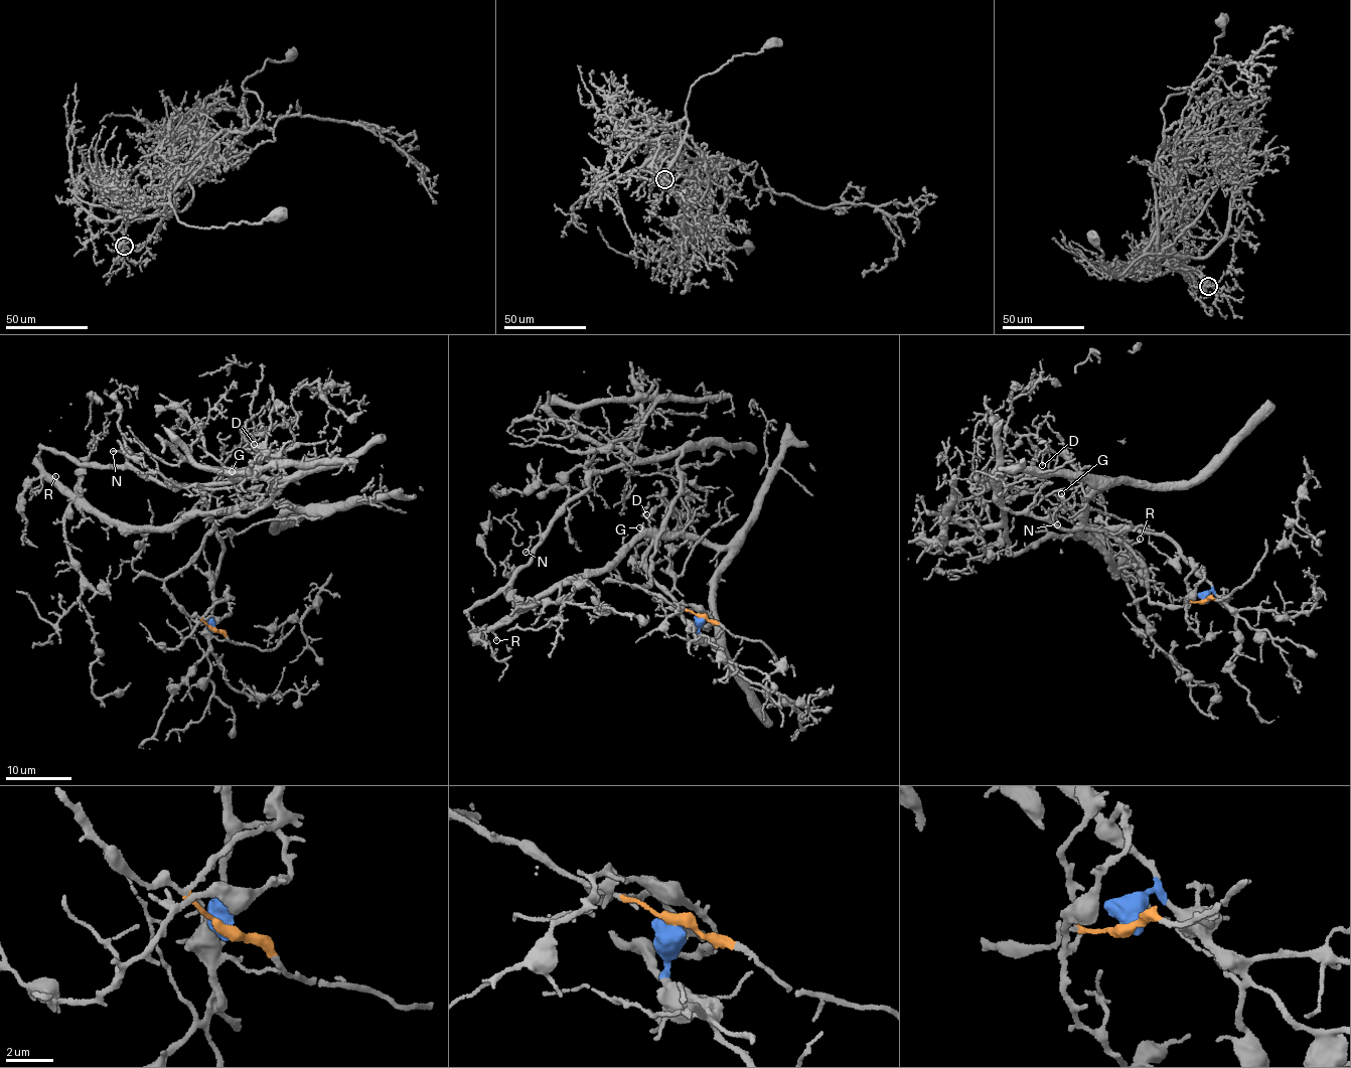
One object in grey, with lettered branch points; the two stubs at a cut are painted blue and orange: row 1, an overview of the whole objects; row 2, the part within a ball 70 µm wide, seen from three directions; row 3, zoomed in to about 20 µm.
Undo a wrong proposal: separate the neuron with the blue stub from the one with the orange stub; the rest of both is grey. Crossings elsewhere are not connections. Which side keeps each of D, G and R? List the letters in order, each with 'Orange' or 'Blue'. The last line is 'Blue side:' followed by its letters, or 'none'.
D: Blue
G: Blue
R: Blue
Blue side: D, G, R

